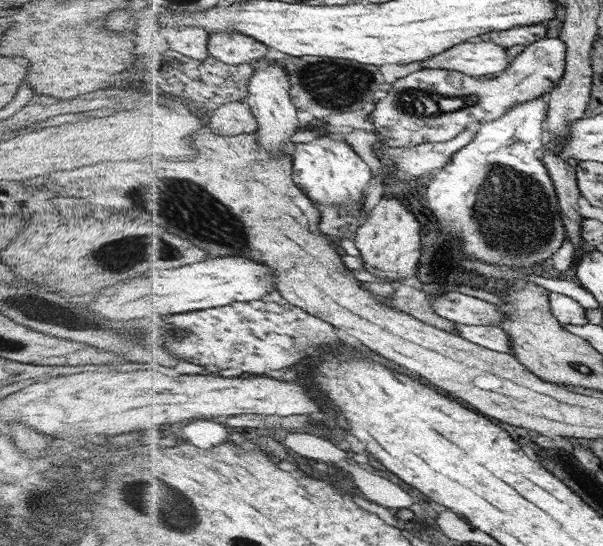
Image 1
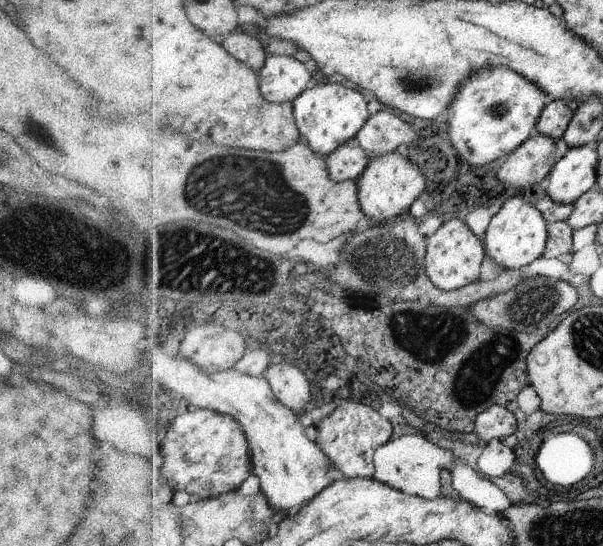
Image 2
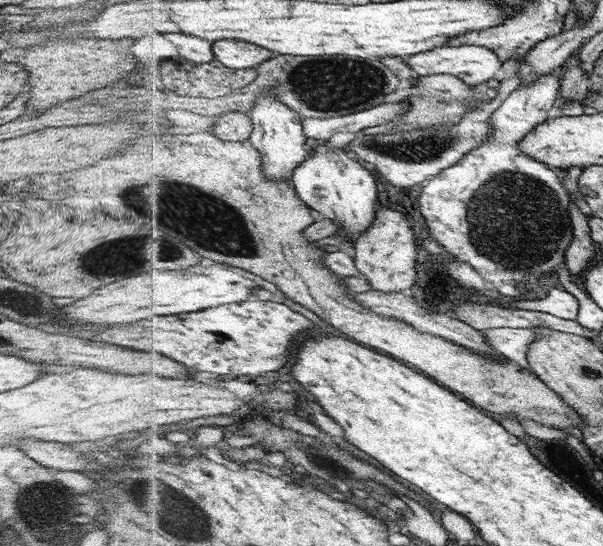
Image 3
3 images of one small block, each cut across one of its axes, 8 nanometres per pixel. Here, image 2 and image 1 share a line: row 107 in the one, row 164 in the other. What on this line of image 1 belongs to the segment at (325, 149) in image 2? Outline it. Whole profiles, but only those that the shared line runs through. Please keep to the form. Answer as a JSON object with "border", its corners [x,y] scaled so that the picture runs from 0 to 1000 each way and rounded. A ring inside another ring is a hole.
{"border":[[[547,244],[522,247],[514,258],[491,264],[488,275],[489,330],[511,359],[531,377],[590,377],[607,366],[610,341],[620,326],[614,300],[569,258],[557,258]]]}

